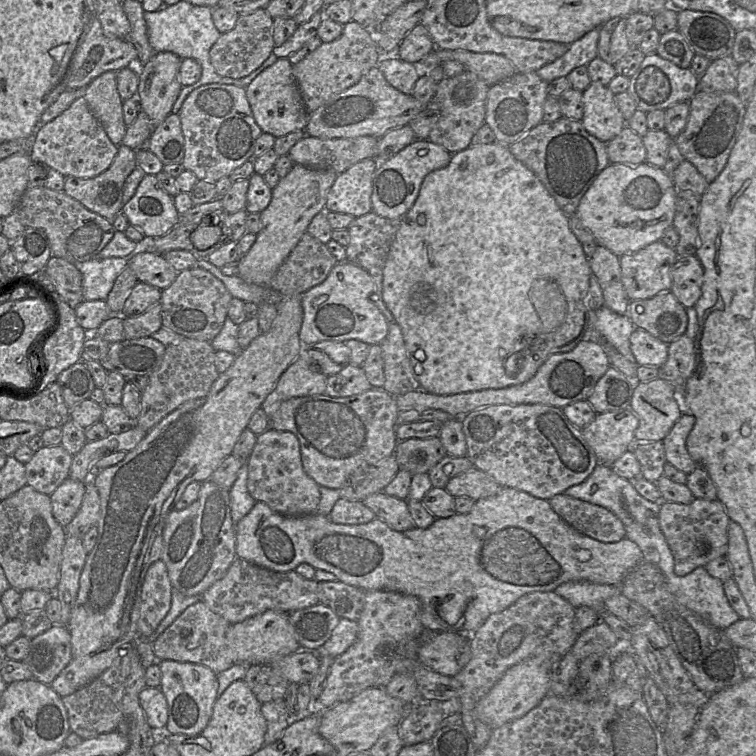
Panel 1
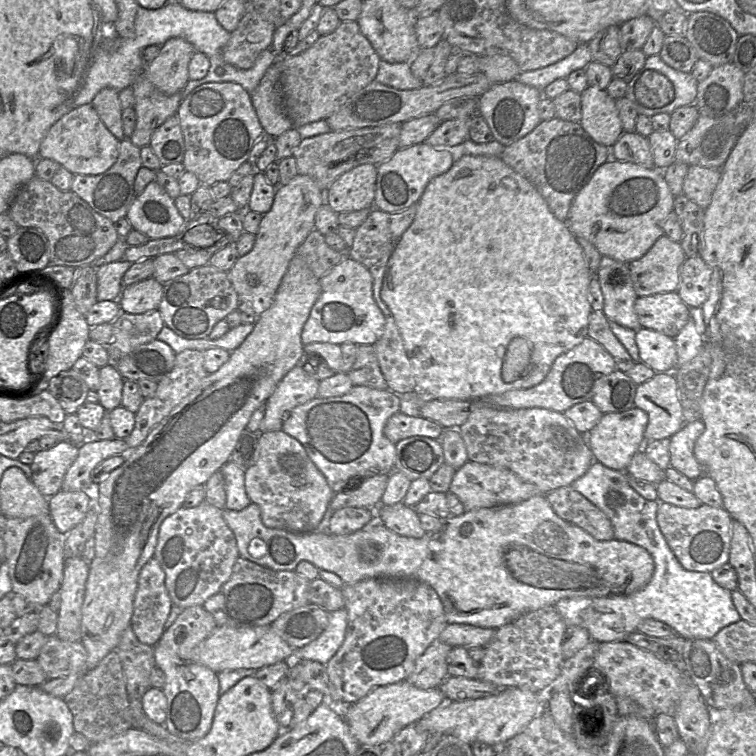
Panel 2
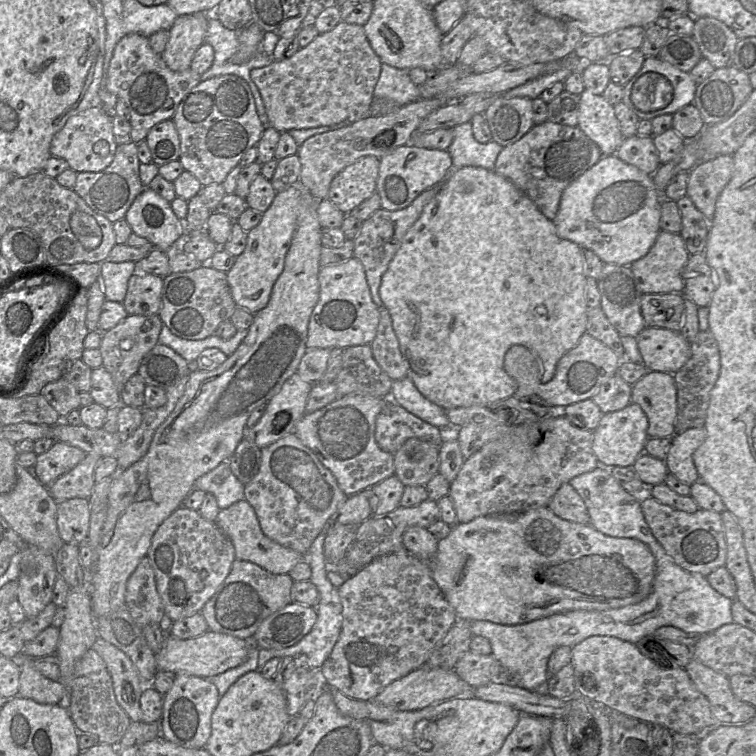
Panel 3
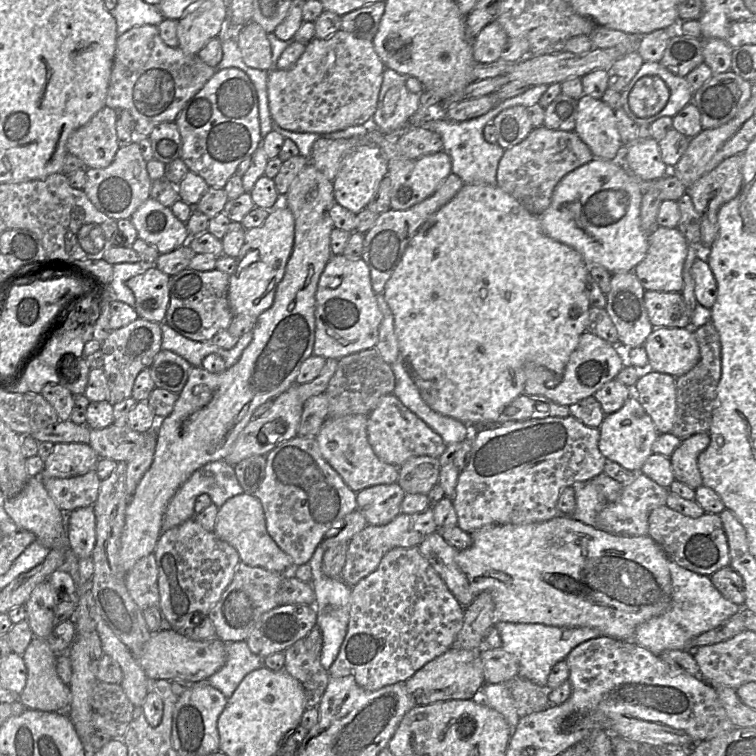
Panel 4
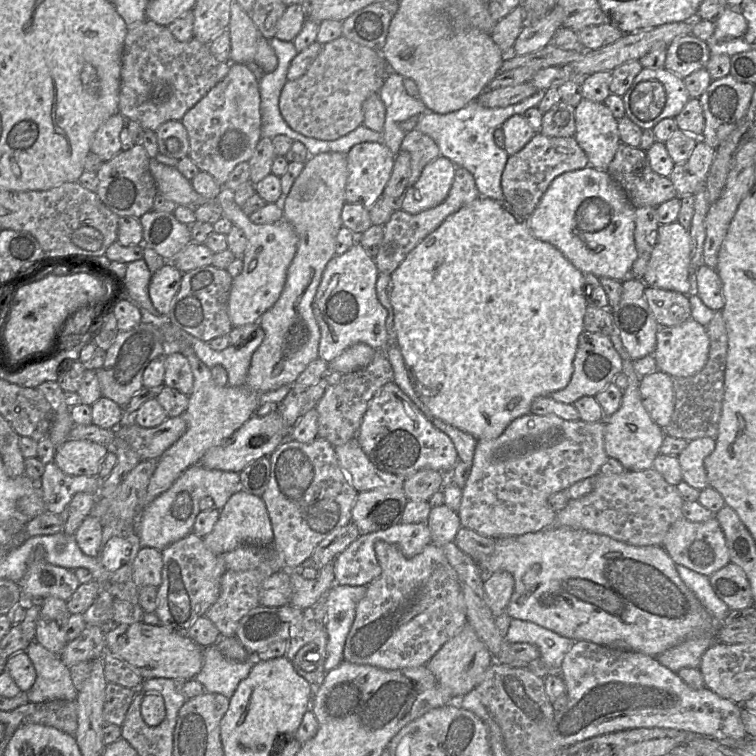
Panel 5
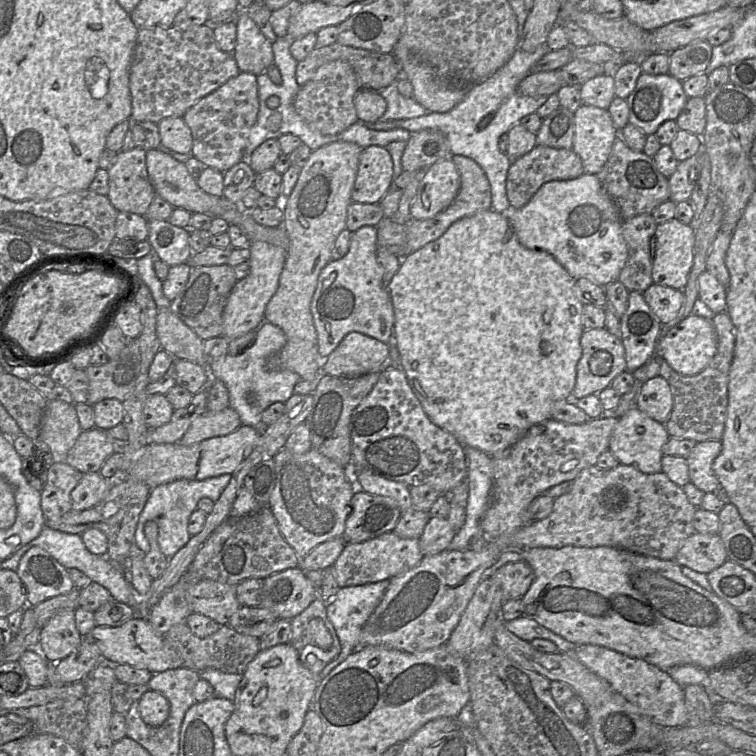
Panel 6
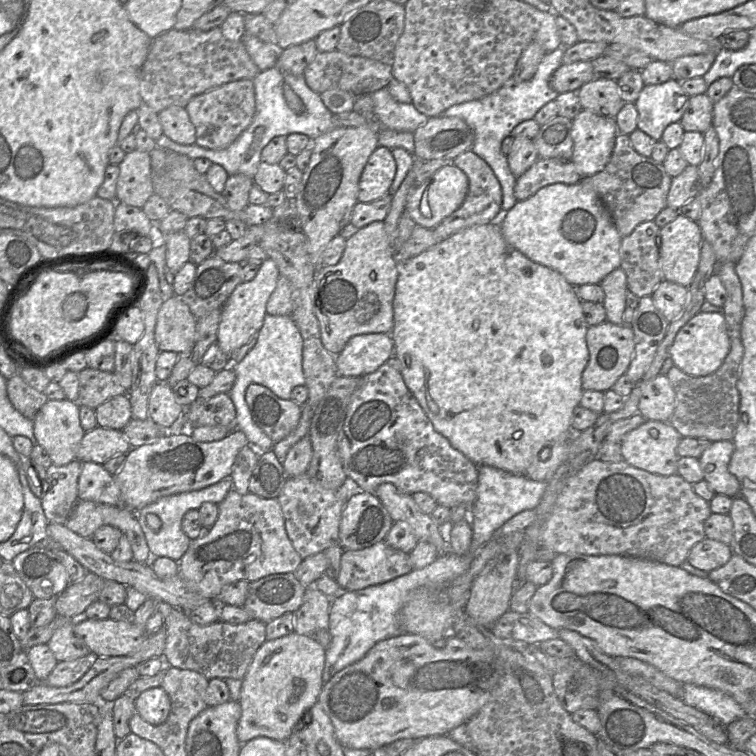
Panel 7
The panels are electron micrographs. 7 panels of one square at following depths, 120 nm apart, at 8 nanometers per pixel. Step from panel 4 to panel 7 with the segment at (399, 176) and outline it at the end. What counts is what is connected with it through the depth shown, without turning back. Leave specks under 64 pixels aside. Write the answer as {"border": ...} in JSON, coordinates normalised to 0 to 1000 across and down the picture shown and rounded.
{"border":[[[593,216],[546,251],[538,262],[536,279],[552,299],[574,303],[610,272],[618,258],[619,246],[618,231],[604,220]]]}

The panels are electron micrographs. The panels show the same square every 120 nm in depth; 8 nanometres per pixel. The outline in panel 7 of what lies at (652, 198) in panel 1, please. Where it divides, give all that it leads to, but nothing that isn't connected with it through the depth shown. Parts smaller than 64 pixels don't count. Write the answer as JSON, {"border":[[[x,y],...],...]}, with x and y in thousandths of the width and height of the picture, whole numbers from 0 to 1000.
{"border":[[[769,241],[721,246],[700,262],[684,266],[659,292],[673,324],[701,344],[739,360],[761,381],[772,376],[794,376],[821,351],[819,329],[823,313],[794,261],[780,246]]]}

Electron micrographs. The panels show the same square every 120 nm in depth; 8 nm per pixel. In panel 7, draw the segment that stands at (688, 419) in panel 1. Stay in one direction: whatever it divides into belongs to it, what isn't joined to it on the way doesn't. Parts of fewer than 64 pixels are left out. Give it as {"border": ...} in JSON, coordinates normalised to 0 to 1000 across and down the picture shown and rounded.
{"border":[[[947,583],[930,598],[925,606],[931,634],[946,653],[975,657],[979,653],[979,639],[963,620],[971,598],[968,583]]]}

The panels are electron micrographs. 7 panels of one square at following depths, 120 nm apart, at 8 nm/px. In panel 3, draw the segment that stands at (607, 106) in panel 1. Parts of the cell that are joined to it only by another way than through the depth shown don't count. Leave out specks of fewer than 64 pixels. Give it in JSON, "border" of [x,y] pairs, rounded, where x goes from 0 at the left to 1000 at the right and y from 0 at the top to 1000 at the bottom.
{"border":[[[778,118],[767,126],[765,168],[790,190],[798,206],[815,205],[827,184],[812,140]]]}

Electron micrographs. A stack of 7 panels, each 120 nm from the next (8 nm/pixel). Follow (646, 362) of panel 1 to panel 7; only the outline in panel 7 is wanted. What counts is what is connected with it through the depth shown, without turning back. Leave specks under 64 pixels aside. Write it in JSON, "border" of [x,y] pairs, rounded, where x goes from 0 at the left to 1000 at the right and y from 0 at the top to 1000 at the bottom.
{"border":[[[926,413],[913,422],[896,440],[885,462],[892,483],[914,497],[934,497],[946,492],[966,463],[966,444],[955,413]]]}

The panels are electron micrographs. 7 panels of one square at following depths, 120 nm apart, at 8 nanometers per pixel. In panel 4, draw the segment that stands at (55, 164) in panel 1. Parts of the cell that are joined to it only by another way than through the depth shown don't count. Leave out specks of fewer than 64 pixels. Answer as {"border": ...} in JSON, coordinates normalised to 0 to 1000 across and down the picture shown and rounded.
{"border":[[[138,140],[119,160],[99,172],[89,187],[90,204],[107,210],[114,222],[139,222],[155,198],[155,147]]]}

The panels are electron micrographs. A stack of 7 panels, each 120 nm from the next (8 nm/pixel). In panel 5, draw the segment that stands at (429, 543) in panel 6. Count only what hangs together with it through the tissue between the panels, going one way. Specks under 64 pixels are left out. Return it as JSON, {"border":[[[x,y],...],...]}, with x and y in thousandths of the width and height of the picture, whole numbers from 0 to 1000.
{"border":[[[589,667],[570,672],[565,693],[570,706],[570,718],[582,724],[599,717],[611,697],[606,680]]]}

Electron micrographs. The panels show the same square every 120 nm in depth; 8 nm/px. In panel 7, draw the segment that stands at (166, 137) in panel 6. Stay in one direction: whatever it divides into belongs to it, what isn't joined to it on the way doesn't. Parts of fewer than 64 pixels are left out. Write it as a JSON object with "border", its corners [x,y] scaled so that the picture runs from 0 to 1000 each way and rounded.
{"border":[[[225,140],[209,149],[209,156],[216,177],[222,183],[241,192],[258,189],[259,171],[245,143]]]}

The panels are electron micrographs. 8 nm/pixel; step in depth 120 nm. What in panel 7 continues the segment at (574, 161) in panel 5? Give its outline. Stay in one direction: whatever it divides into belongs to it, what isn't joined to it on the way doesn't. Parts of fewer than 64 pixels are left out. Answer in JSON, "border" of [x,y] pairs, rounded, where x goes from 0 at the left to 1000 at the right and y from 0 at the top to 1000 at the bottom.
{"border":[[[713,208],[694,229],[683,235],[680,257],[684,266],[690,266],[721,246],[733,242],[762,243],[770,235],[757,212]]]}

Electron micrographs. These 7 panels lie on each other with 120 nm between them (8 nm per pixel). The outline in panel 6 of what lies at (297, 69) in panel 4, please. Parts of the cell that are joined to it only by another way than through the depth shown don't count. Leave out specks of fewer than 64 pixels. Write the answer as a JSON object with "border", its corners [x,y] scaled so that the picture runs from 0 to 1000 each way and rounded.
{"border":[[[439,81],[419,91],[414,102],[397,115],[389,143],[411,171],[426,179],[444,179],[474,160],[468,128],[475,119],[466,87],[456,81]]]}

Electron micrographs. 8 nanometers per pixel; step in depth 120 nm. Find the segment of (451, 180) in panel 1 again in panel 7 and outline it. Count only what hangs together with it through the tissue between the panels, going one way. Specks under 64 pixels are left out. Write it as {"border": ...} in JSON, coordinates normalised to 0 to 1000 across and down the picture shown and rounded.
{"border":[[[660,292],[623,299],[598,310],[589,317],[575,323],[554,337],[528,349],[528,364],[520,398],[521,433],[516,440],[521,452],[521,471],[525,472],[529,479],[529,491],[538,513],[550,526],[562,548],[571,558],[574,567],[586,575],[602,594],[614,601],[631,616],[646,615],[668,622],[677,627],[693,628],[705,607],[713,602],[714,597],[720,591],[728,590],[734,585],[749,583],[751,579],[755,579],[755,552],[758,542],[763,537],[767,537],[767,529],[772,517],[770,513],[770,493],[779,478],[779,463],[775,454],[775,439],[779,431],[774,425],[769,399],[770,397],[765,393],[762,381],[755,377],[739,360],[701,344],[688,332],[673,324],[663,307]]]}

